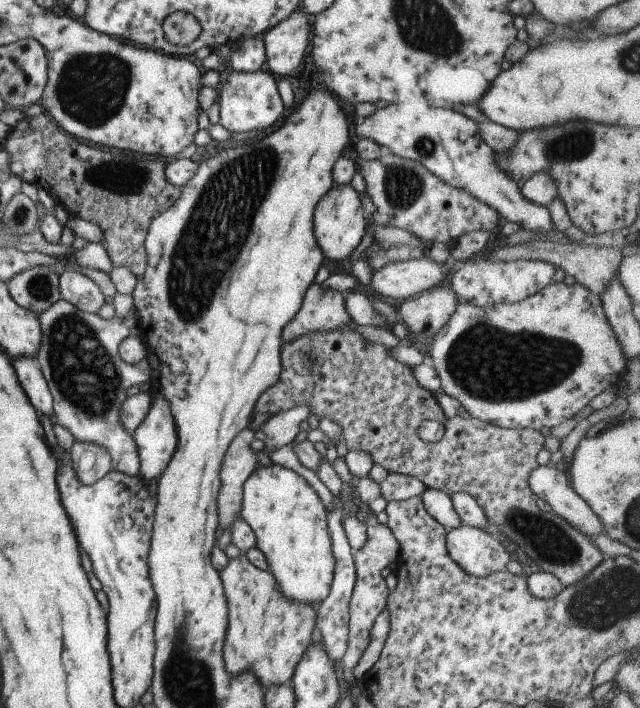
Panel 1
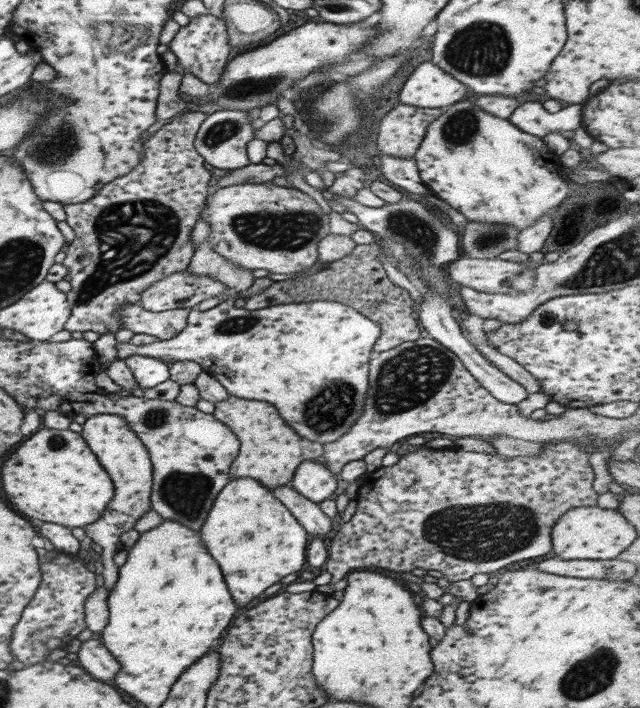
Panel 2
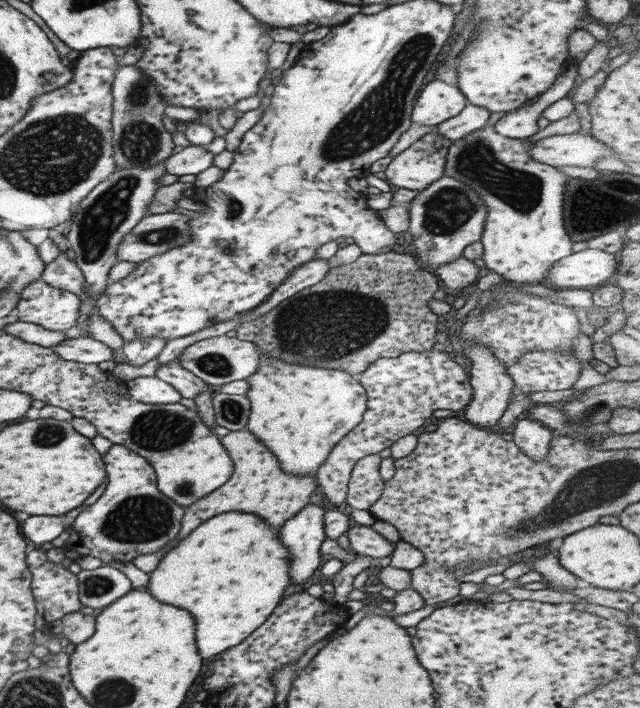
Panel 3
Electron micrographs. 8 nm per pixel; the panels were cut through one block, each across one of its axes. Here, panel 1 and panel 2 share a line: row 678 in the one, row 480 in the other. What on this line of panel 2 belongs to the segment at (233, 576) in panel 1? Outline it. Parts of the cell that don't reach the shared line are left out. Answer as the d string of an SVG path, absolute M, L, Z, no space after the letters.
M228 395L226 400L214 403L213 415L216 420L227 424L240 441L240 456L230 466L230 476L250 476L258 478L260 484L268 486L274 492L278 486L288 486L292 477L303 460L316 459L324 452L323 444L304 440L292 428L286 426L284 419L278 414L278 409L262 400L246 400L234 395Z

